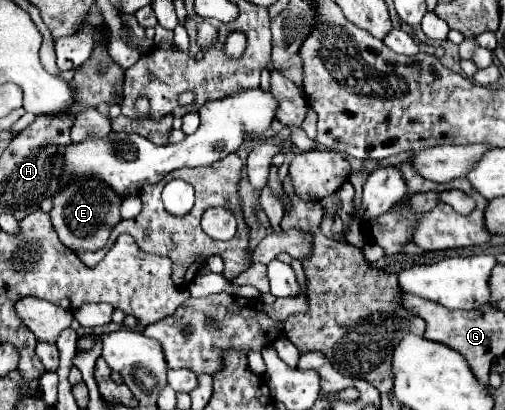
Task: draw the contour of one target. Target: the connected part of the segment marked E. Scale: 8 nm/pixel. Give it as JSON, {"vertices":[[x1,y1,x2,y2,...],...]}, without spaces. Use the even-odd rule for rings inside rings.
{"vertices":[[85,180,85,182,71,184,63,192,55,194,53,208,51,208,51,222,59,234,59,240,69,250,95,252,107,244,111,230,119,224,121,220,119,206,121,206,121,198,113,190,109,190,105,184,99,184,97,180]]}

